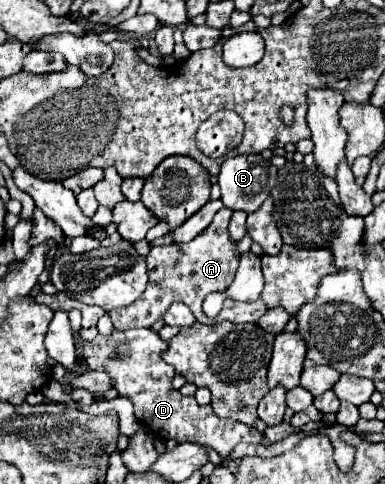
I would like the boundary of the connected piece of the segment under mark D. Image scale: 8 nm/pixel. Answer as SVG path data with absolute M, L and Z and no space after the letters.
M114 329L108 337L100 335L92 341L82 341L82 355L86 359L86 365L92 369L92 371L106 371L110 375L110 381L112 381L112 387L118 391L118 397L126 397L134 403L134 415L136 419L148 427L156 439L162 439L162 441L168 441L168 439L174 439L176 443L200 443L200 445L208 445L212 447L220 457L222 461L228 461L228 455L234 451L234 447L238 443L256 443L260 445L264 435L258 431L258 429L252 429L248 425L242 425L240 421L234 421L234 419L220 419L214 415L212 411L212 405L198 405L194 397L184 397L180 391L174 391L172 387L172 379L174 379L174 367L168 365L164 359L162 359L162 353L168 349L168 341L160 339L158 333L154 333L152 329L126 329L126 331L118 331Z

